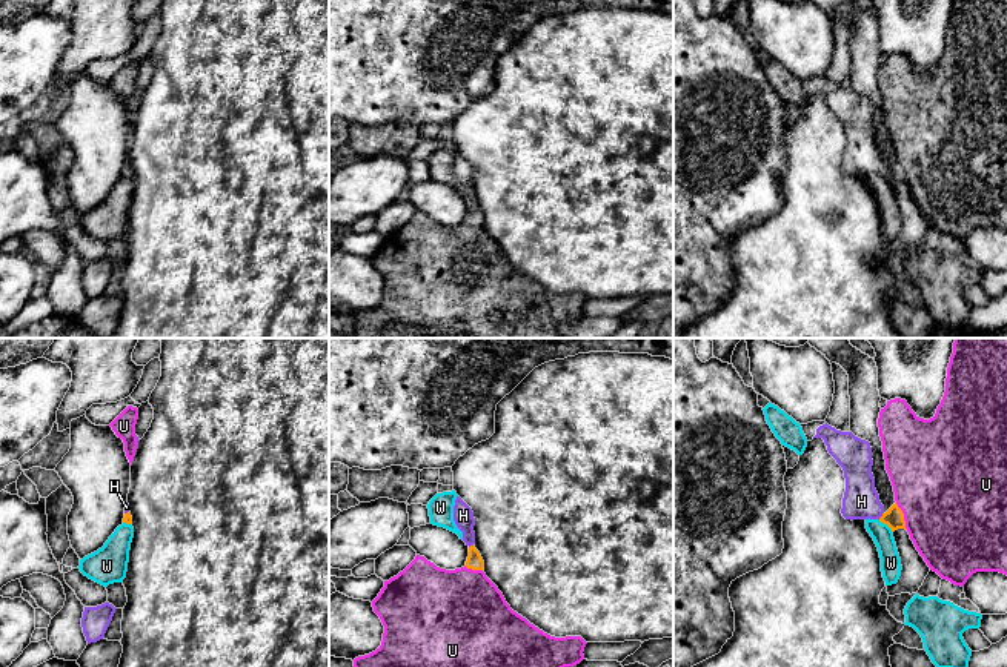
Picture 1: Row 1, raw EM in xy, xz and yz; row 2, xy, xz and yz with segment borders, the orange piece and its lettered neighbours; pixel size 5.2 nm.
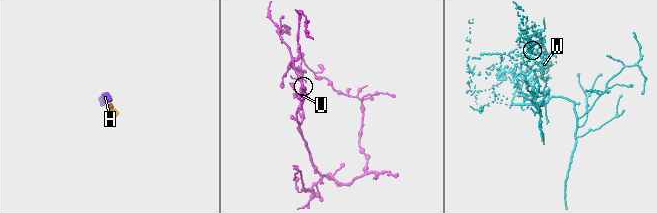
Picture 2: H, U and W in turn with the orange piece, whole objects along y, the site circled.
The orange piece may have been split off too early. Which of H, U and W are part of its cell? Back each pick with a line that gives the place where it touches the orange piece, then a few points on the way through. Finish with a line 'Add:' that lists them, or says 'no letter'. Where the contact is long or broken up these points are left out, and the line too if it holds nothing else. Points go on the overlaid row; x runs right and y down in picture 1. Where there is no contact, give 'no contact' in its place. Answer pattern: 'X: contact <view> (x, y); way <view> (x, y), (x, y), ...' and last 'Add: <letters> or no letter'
H: contact yz (883, 515); way yz (894, 518), (883, 515), (861, 501)
Add: H

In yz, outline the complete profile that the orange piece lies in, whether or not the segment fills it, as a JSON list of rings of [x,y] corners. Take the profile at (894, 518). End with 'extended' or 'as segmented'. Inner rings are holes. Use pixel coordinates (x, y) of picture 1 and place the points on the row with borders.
[[[826,421],[801,424],[807,441],[823,438],[829,453],[844,470],[846,492],[841,513],[846,519],[879,519],[892,532],[906,529],[904,513],[895,503],[887,512],[879,501],[872,473],[870,443],[855,436],[852,432],[841,432]]]; extended

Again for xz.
[[[457,496],[455,506],[454,506],[454,521],[457,527],[463,532],[463,541],[469,547],[466,567],[472,570],[484,570],[484,561],[480,552],[474,546],[475,544],[474,512],[460,496]]]; extended

